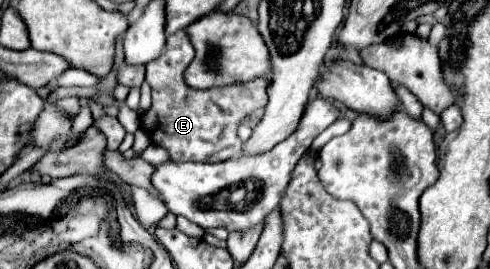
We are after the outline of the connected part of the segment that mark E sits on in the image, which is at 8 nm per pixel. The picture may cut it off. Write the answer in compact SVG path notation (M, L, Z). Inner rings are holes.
M185 30L167 36L163 54L147 64L145 80L153 90L153 104L151 110L141 116L141 128L153 144L169 150L173 162L221 162L221 158L235 158L243 150L237 128L245 116L267 104L267 80L221 90L193 90L185 86L183 72L194 56L195 50Z

